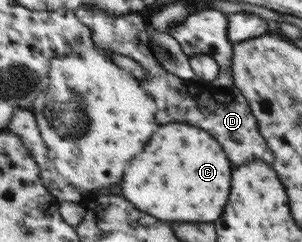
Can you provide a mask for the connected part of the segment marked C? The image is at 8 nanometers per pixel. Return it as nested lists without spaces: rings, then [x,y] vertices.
[[[185,122],[159,126],[151,146],[127,170],[123,196],[131,198],[139,210],[169,222],[213,222],[223,214],[231,190],[231,164],[211,134]]]

